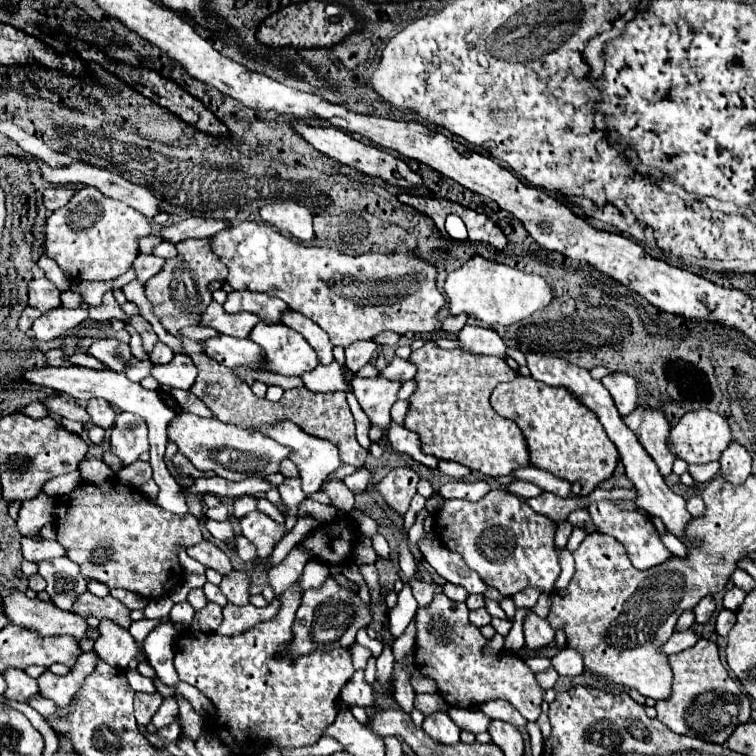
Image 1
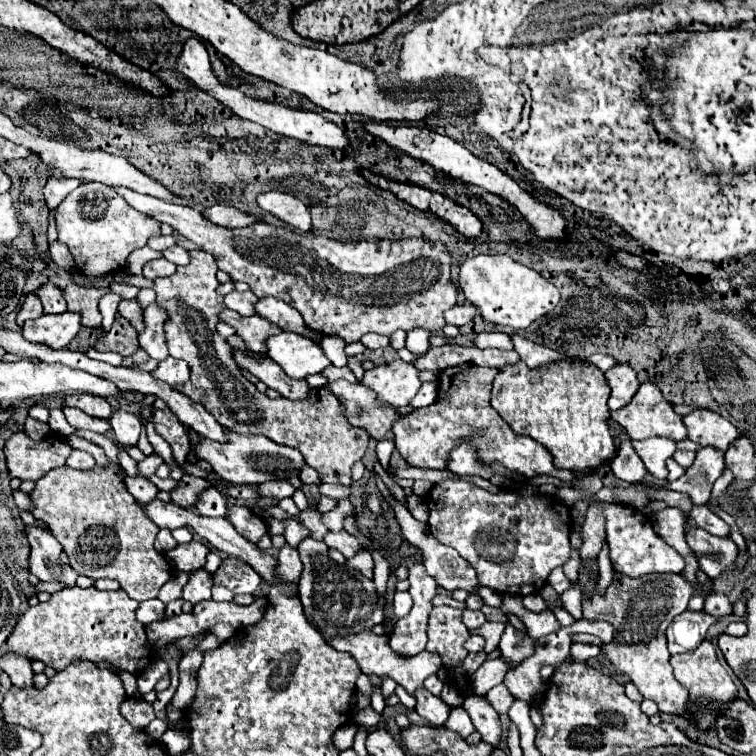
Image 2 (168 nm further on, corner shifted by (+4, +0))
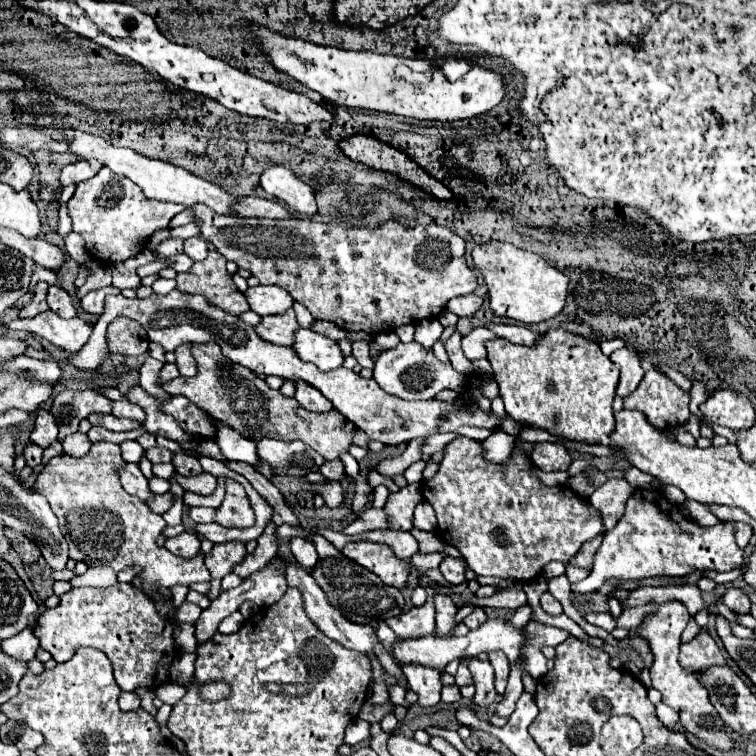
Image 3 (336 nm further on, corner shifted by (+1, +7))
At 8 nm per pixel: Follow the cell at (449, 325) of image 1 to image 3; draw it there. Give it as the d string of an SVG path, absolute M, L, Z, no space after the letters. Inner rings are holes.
M466 294L466 296L458 296L452 298L448 302L448 310L454 312L456 316L472 316L478 308L482 306L482 298L478 294Z

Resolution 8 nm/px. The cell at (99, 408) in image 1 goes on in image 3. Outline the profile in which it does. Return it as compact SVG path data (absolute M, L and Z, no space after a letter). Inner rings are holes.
M64 390L52 400L50 412L58 422L60 434L58 440L44 450L44 464L50 458L62 454L62 440L78 430L78 420L86 418L92 412L112 412L112 400L94 390Z

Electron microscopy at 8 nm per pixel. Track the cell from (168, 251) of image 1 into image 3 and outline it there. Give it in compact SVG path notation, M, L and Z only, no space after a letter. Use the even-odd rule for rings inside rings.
M200 236L188 238L184 240L184 254L190 256L192 260L204 260L208 254L208 244Z

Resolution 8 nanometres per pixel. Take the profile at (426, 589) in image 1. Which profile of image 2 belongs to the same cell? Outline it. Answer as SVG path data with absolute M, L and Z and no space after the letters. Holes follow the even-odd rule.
M436 594L432 600L432 603L434 606L448 605L462 610L466 609L465 602L458 602L454 600L450 595Z

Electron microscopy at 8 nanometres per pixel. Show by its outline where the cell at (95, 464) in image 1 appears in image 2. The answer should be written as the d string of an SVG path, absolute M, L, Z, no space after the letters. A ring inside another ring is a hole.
M73 451L67 457L67 465L75 467L75 469L91 469L95 465L95 459L85 451Z

